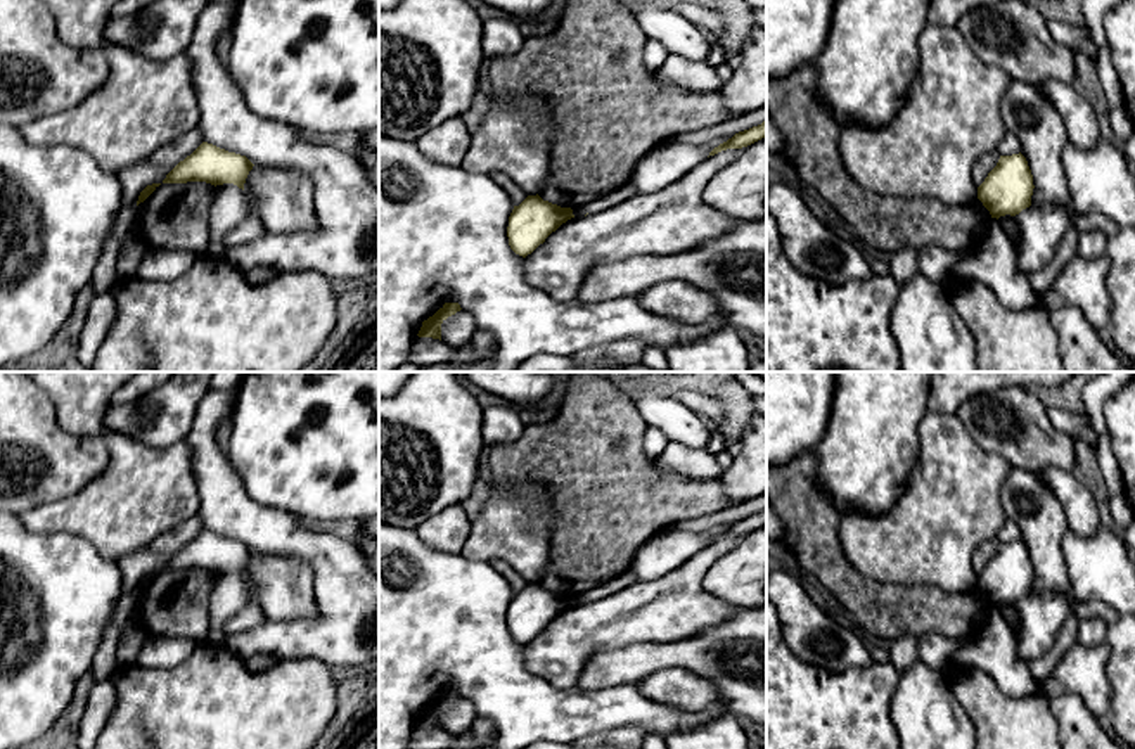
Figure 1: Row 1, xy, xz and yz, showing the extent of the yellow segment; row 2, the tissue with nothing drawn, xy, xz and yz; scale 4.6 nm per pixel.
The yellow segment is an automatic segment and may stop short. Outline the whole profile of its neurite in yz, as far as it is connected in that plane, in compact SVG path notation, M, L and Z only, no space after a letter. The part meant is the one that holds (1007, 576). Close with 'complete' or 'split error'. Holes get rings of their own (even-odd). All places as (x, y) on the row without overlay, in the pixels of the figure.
M1019 541L1000 543L997 554L978 574L978 586L991 605L1016 604L1031 593L1033 562L1026 545Z; complete

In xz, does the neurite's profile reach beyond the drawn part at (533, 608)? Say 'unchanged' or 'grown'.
unchanged

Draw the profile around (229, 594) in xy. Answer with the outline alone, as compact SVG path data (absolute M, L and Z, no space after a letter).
M234 571L216 573L209 592L209 642L227 643L223 628L246 605L253 605L246 579Z

